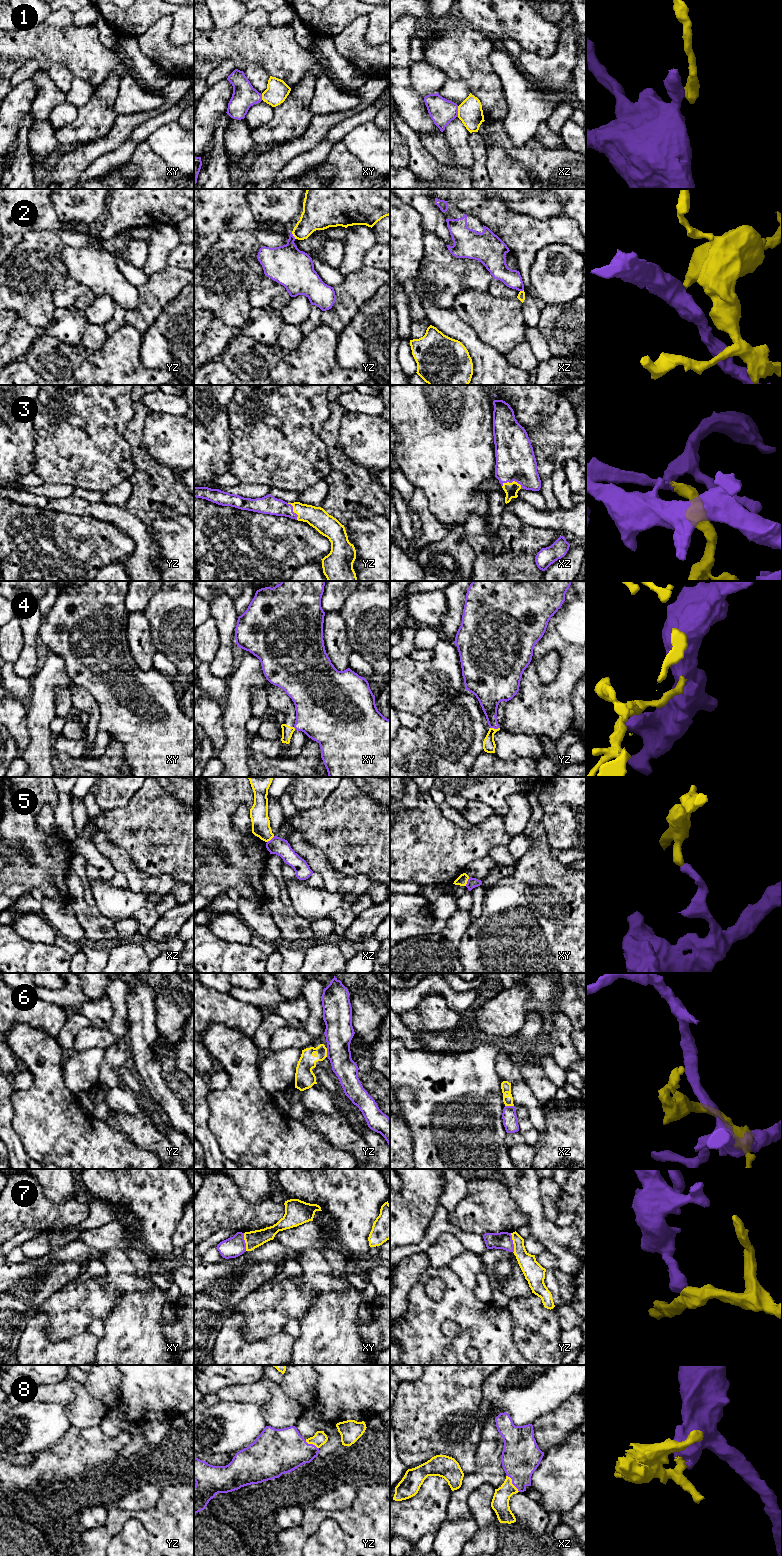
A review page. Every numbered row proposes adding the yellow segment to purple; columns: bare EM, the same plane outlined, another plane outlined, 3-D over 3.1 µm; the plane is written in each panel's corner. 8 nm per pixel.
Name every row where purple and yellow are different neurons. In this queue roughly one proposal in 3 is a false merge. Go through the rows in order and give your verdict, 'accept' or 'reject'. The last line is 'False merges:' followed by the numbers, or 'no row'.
1: reject
2: reject
3: accept
4: reject
5: reject
6: reject
7: reject
8: accept
False merges: 1, 2, 4, 5, 6, 7

